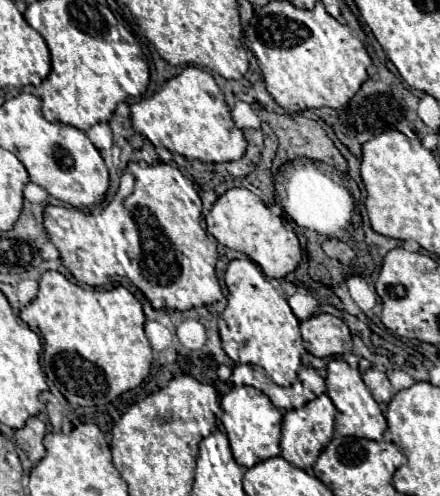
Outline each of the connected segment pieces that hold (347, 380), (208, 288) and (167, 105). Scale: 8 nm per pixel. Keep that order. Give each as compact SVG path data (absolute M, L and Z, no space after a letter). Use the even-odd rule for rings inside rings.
M342 359L330 361L328 363L326 387L328 387L328 397L332 399L332 403L336 405L339 413L335 418L335 427L340 435L354 435L354 437L382 441L382 435L384 435L384 429L386 429L386 417L382 415L382 411L380 411L378 403L374 401L372 393L366 389L358 369L352 369Z
M128 163L128 169L136 179L134 191L120 203L112 201L98 215L82 213L78 209L68 209L68 207L54 207L54 205L44 207L44 229L48 233L48 239L60 251L60 259L66 265L66 269L80 283L92 287L118 283L118 277L125 277L132 283L127 284L127 287L132 285L139 289L152 303L154 309L170 307L170 309L186 311L192 307L212 305L220 301L222 291L214 269L218 261L218 243L212 235L202 229L202 217L200 217L202 201L193 181L184 176L176 166L166 165L166 163L154 167Z
M186 67L180 75L168 79L164 87L130 105L134 131L148 137L154 147L166 147L170 153L180 153L186 159L204 163L236 161L246 151L242 131L232 123L224 95L210 73L198 67Z

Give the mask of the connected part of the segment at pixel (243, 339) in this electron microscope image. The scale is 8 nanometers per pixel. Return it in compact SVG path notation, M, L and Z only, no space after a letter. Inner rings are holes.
M250 259L230 261L224 281L230 295L226 309L218 317L218 329L226 355L234 363L252 363L262 367L276 385L288 387L295 383L304 345L300 321L294 317L284 293L276 289Z

